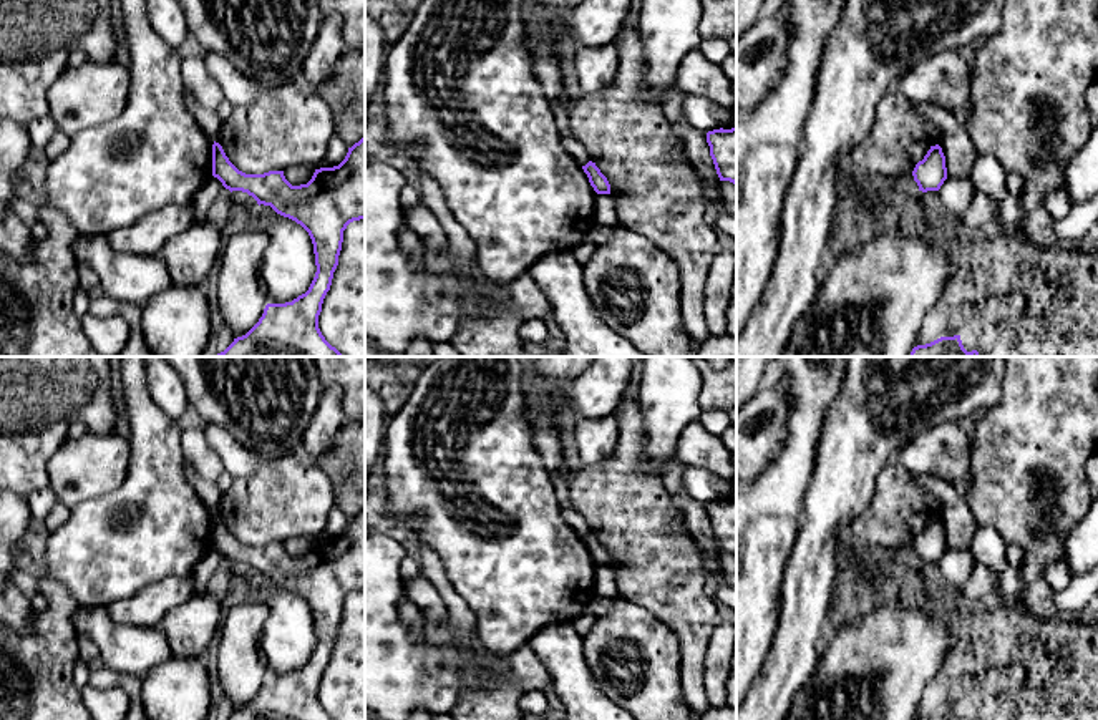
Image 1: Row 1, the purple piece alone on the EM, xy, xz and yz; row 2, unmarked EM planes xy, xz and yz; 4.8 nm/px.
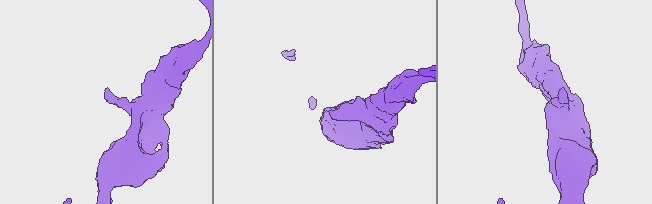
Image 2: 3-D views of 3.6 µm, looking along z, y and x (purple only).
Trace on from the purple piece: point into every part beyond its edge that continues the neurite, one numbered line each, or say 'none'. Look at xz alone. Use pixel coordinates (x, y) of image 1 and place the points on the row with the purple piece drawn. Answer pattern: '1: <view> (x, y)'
none

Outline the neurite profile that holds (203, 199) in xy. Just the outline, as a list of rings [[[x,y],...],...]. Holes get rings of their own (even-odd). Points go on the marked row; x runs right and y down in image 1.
[[[211,176],[204,182],[204,186],[196,192],[192,201],[194,222],[207,221],[207,211],[222,189],[222,182],[214,176]]]

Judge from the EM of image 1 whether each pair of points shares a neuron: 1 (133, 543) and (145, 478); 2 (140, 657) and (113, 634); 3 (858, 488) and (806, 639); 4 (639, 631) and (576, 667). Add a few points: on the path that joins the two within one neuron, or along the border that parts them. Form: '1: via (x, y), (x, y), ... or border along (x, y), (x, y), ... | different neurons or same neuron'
1: via (153, 535), (160, 530), (155, 498) | same neuron
2: via (133, 651), (120, 641) | same neuron
3: via (820, 526), (806, 583), (806, 601) | same neuron
4: border along (583, 639), (583, 657), (594, 684), (604, 694) | different neurons

